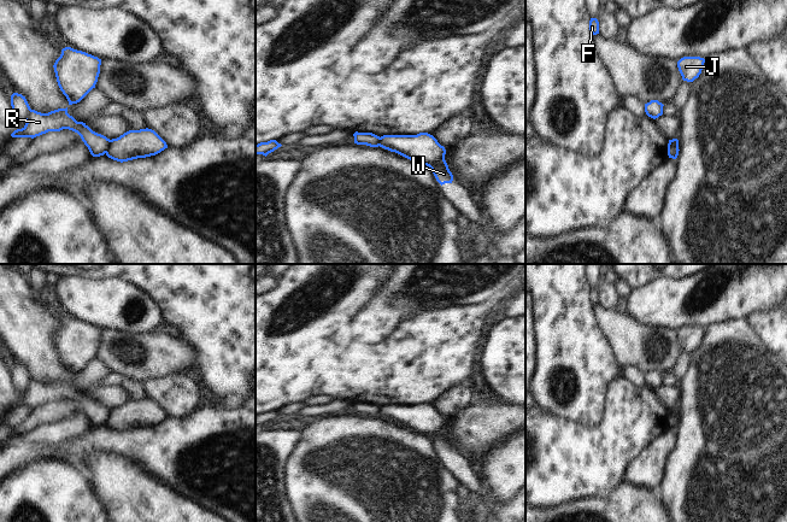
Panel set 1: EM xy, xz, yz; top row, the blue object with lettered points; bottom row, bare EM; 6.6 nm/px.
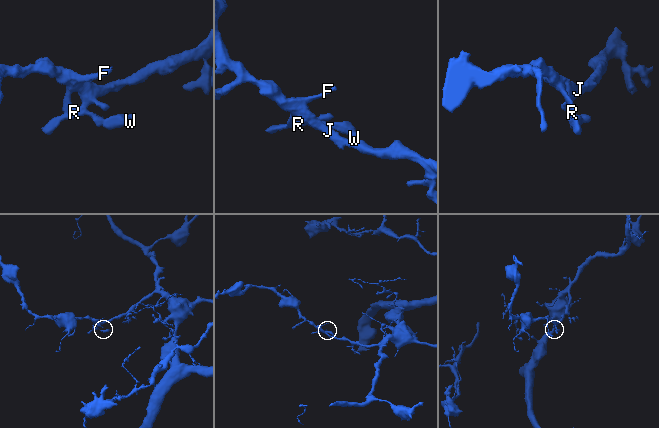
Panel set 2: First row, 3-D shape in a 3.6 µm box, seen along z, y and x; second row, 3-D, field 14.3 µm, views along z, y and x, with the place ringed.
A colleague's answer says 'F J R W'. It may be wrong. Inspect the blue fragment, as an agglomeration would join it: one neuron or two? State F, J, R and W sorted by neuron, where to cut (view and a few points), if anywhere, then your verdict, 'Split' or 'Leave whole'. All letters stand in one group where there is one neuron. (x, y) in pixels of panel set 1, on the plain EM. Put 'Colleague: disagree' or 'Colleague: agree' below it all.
Groups: F J R / W. Split along xy (110, 410), (105, 422). Split
Colleague: disagree

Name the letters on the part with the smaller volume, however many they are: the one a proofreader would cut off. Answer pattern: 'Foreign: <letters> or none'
Foreign: W

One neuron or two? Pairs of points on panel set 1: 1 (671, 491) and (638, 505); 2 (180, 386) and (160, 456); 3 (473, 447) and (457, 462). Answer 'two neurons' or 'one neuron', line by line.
1: two neurons
2: two neurons
3: two neurons

